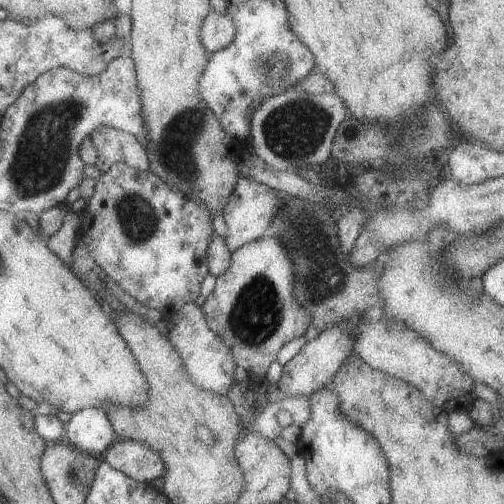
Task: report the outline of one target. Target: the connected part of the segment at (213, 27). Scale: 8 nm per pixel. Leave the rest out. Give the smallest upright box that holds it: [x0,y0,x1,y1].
[199,10,235,54]

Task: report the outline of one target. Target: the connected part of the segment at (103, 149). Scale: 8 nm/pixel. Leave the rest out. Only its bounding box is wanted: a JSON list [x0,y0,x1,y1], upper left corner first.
[89,126,148,174]

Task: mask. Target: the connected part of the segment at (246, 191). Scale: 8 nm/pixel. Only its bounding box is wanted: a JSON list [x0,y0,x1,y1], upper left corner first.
[222,175,283,253]

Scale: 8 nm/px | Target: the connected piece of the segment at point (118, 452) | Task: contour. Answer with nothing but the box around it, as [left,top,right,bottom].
[99,439,165,483]

